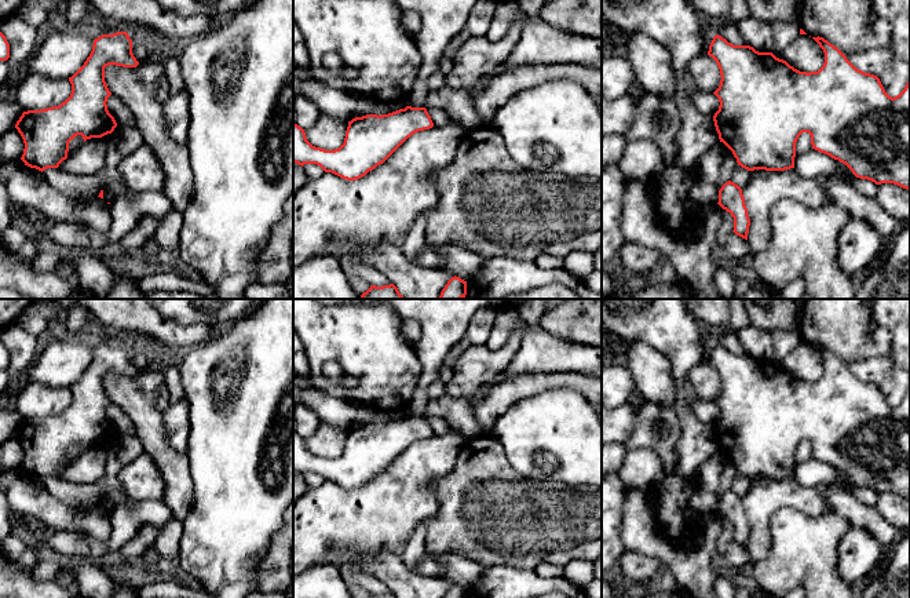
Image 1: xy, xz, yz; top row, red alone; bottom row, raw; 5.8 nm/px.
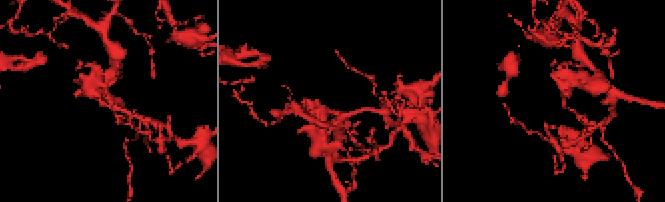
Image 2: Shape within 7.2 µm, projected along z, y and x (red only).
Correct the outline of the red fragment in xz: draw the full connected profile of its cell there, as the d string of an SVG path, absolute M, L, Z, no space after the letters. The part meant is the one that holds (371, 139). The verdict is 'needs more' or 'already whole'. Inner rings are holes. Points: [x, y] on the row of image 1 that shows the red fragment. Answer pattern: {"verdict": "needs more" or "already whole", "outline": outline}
{"verdict": "already whole", "outline": "M406 106L388 114L366 114L348 121L344 143L335 150L313 146L293 124L293 163L317 164L325 172L355 181L383 164L413 134L434 127L425 107Z"}

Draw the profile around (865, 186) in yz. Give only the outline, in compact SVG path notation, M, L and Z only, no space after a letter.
M843 172L827 174L827 175L834 175L841 182L852 185L856 190L859 190L860 193L863 193L869 197L876 197L876 194L877 194L877 185L871 181L860 179L856 176L849 178Z

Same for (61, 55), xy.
M52 32L26 62L28 73L54 79L72 77L92 51L94 39L84 34Z

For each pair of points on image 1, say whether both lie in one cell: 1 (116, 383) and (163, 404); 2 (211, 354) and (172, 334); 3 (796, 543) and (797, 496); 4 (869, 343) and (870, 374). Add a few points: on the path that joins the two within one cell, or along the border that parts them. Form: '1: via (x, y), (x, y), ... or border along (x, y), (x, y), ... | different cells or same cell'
1: border along (163, 385), (157, 394), (157, 408), (161, 412) | different cells
2: border along (218, 330), (208, 339), (189, 349) | different cells
3: border along (830, 510), (808, 516), (781, 507), (770, 528) | different cells
4: border along (890, 358), (869, 357), (845, 364) | different cells

